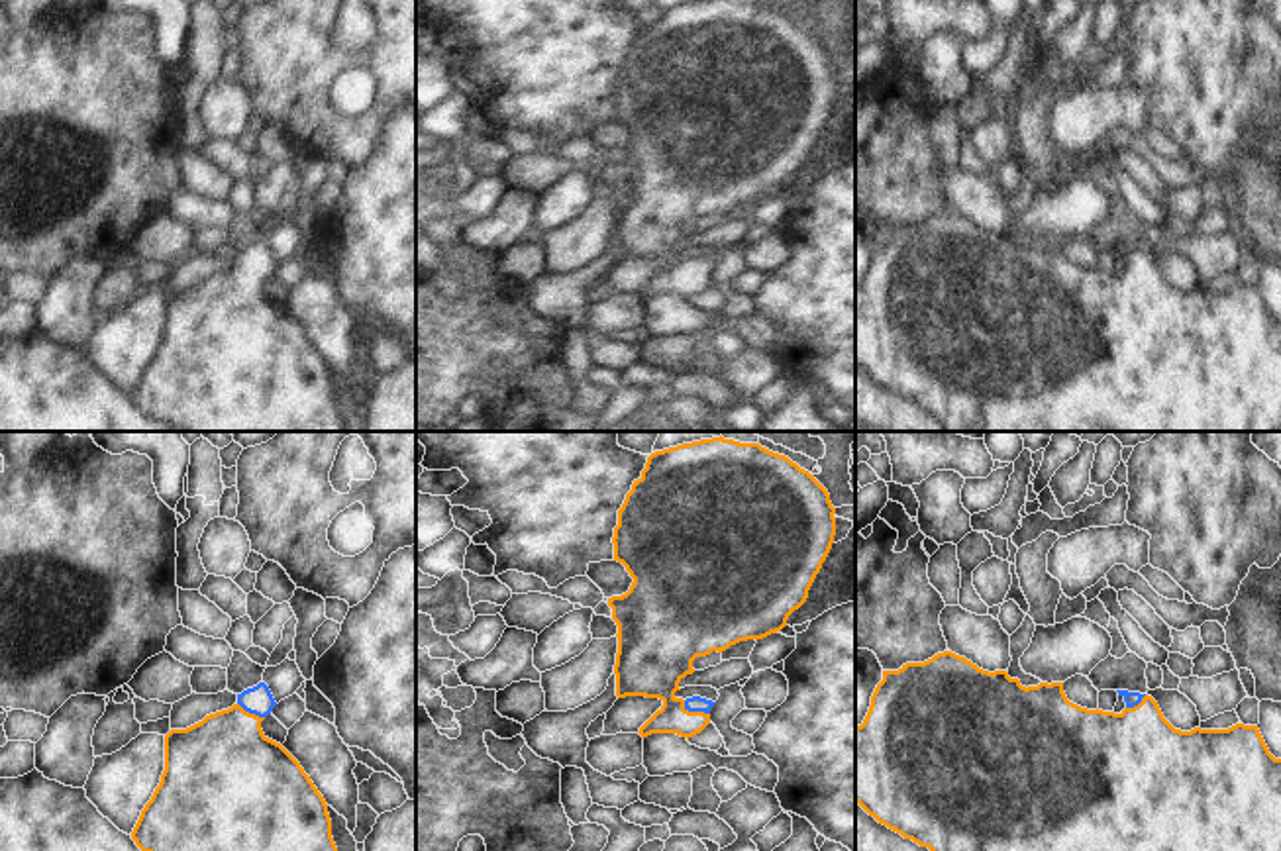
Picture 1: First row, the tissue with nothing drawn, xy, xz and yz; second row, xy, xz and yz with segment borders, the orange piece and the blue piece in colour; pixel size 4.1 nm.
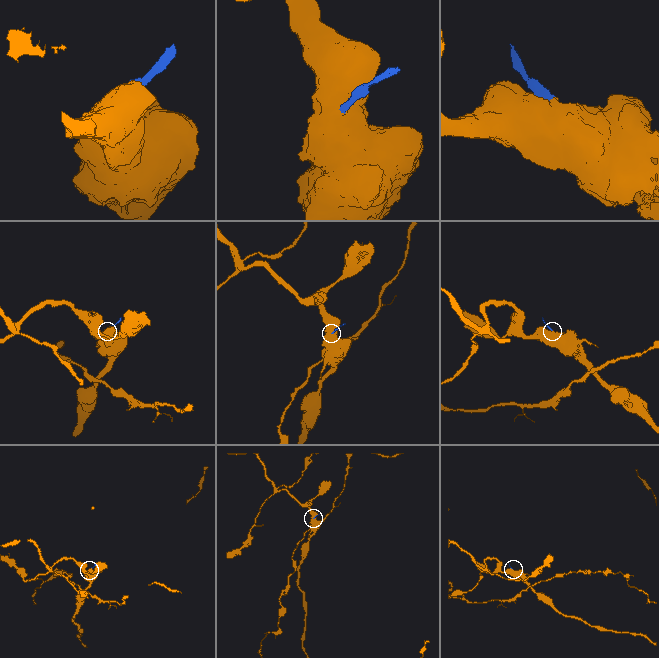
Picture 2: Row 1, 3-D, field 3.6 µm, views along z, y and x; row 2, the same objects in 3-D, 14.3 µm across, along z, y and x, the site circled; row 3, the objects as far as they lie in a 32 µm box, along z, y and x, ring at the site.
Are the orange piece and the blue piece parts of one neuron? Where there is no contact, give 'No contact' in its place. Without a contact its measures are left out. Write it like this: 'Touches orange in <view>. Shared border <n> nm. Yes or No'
Touches orange in xz. Shared border 130 nm. Yes

